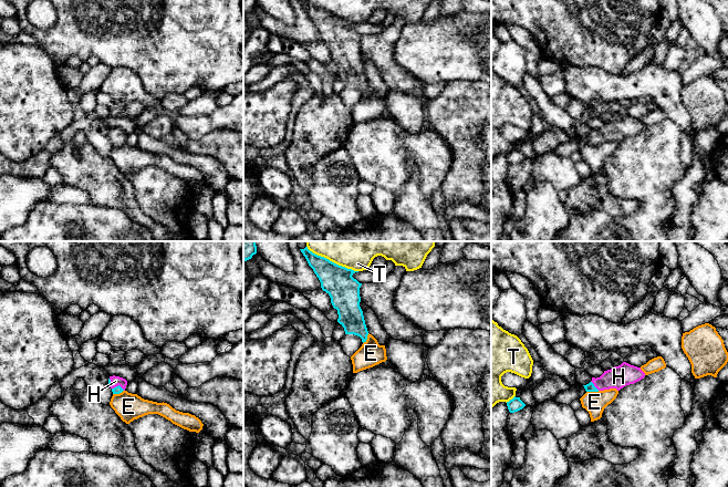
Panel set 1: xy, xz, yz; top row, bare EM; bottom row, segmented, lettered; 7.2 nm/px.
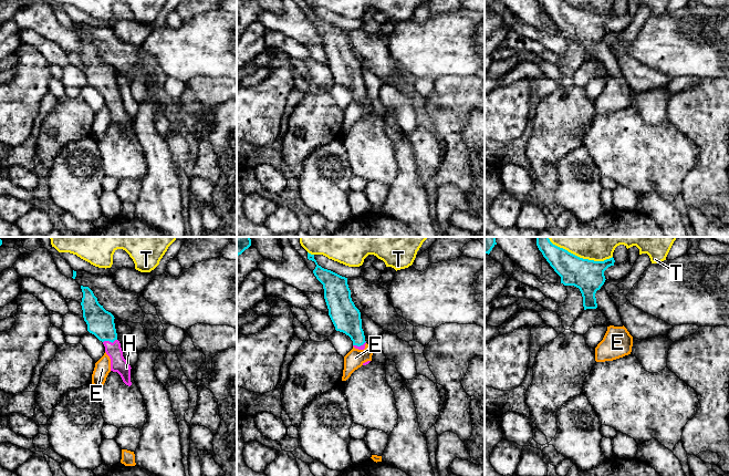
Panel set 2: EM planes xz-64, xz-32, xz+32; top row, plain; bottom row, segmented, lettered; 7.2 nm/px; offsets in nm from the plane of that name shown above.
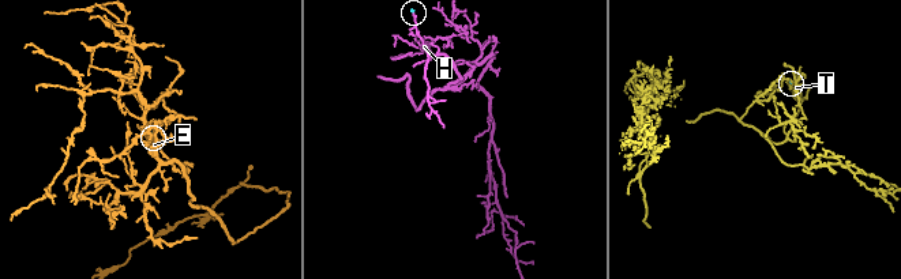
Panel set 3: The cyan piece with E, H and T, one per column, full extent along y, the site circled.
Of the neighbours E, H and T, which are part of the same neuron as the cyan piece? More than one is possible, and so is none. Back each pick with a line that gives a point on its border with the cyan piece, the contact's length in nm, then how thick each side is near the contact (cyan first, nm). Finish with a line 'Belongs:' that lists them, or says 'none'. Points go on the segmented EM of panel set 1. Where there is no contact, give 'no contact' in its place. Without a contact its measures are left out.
H: contact yz (593, 385); length 90 nm; calibres 60 and 160 nm
Belongs: H

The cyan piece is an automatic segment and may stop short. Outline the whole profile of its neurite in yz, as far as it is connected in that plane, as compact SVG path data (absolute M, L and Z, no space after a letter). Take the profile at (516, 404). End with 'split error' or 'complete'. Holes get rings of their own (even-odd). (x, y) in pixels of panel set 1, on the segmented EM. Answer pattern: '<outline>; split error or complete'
M514 396L512 400L507 402L507 406L510 413L514 413L522 410L526 404L520 400L520 397Z; complete

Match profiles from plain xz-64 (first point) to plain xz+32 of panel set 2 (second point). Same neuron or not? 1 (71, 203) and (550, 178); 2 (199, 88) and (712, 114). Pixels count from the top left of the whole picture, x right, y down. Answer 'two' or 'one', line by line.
1: two
2: one

